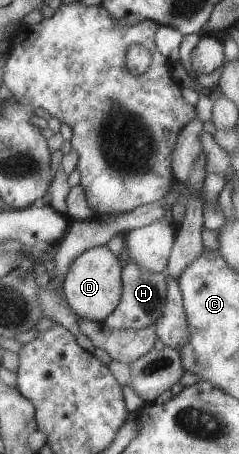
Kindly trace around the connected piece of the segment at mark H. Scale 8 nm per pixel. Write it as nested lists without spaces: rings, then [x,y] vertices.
[[[132,259],[122,266],[123,293],[118,307],[103,321],[110,329],[132,328],[156,331],[156,321],[162,317],[162,307],[166,301],[168,279],[166,272],[150,273],[136,265]]]

